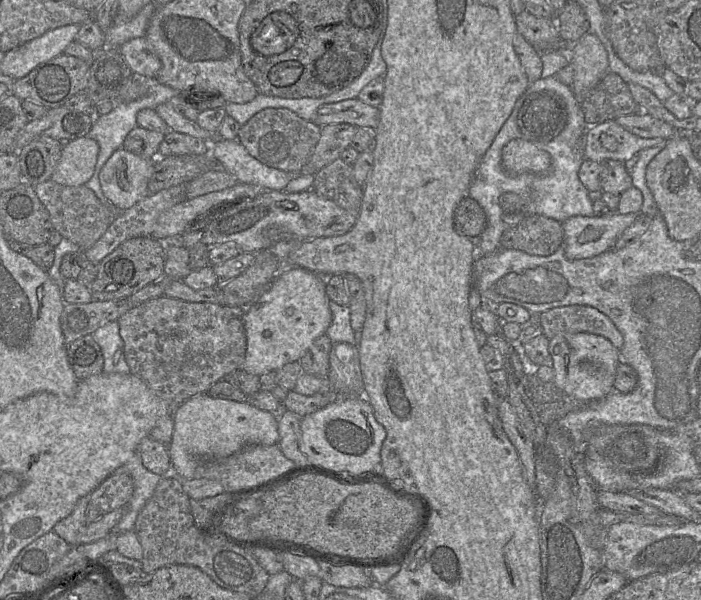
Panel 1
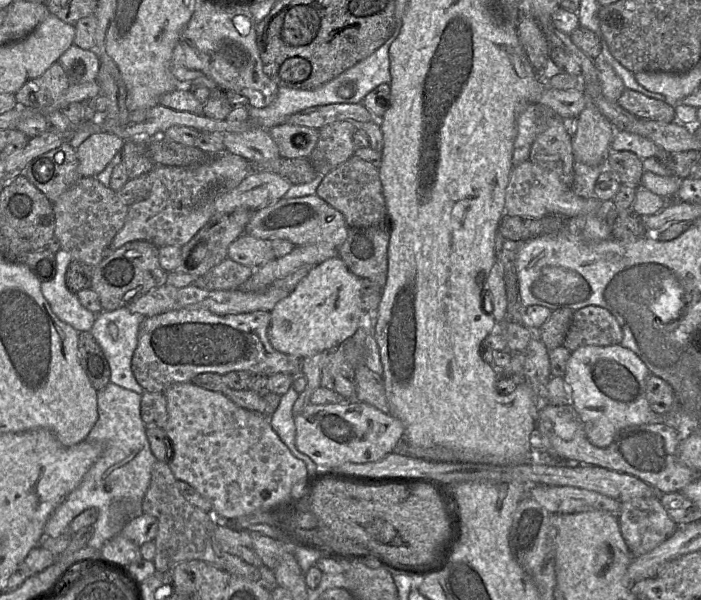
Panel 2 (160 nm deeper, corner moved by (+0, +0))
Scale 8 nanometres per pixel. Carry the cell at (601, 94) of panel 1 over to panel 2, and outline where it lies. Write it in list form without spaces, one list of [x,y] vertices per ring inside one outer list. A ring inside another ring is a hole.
[[[626,88],[617,104],[635,117],[663,123],[675,121],[674,106]]]

